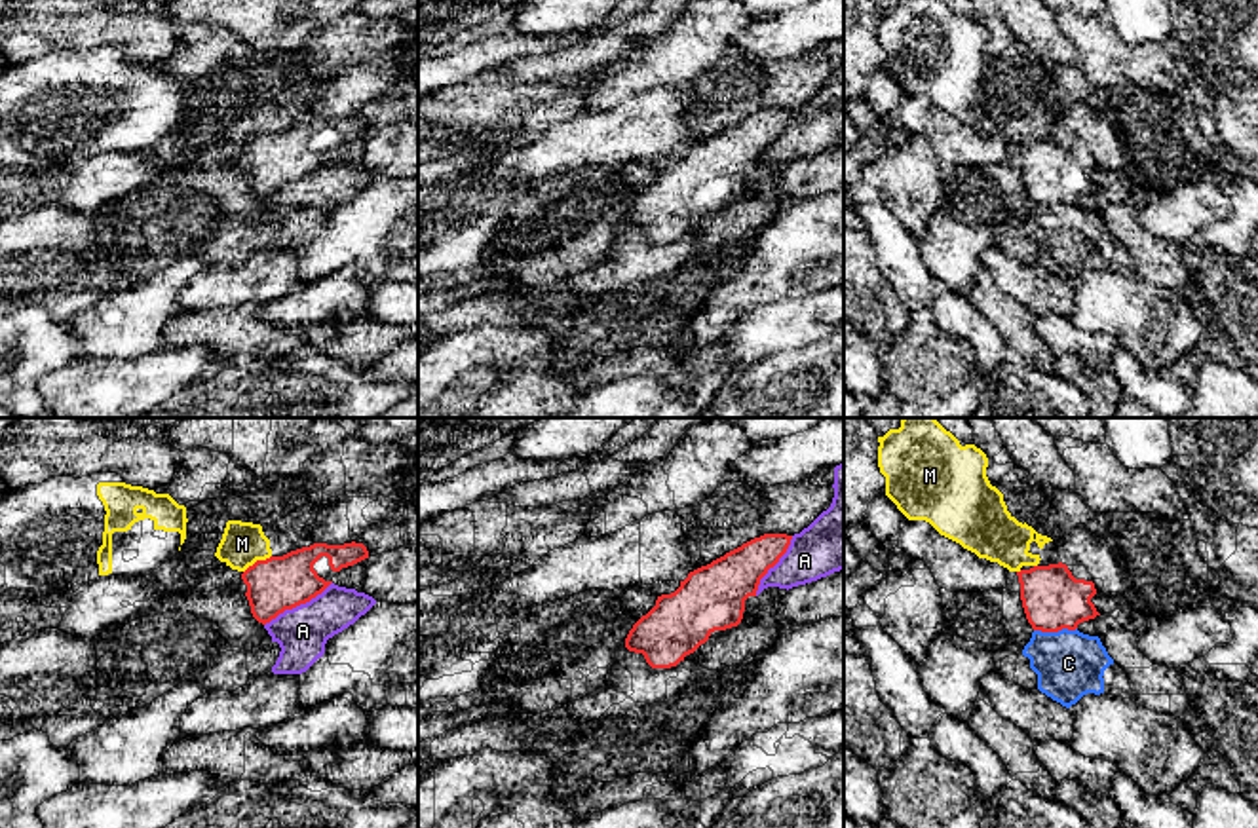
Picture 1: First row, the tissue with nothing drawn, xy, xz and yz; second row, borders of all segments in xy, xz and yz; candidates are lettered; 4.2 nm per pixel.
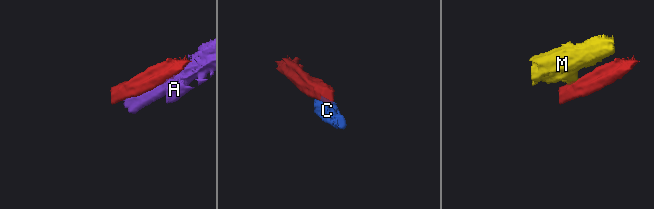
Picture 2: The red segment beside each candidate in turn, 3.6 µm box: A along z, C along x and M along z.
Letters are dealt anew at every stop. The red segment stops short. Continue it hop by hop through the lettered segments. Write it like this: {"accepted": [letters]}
{"accepted": []}

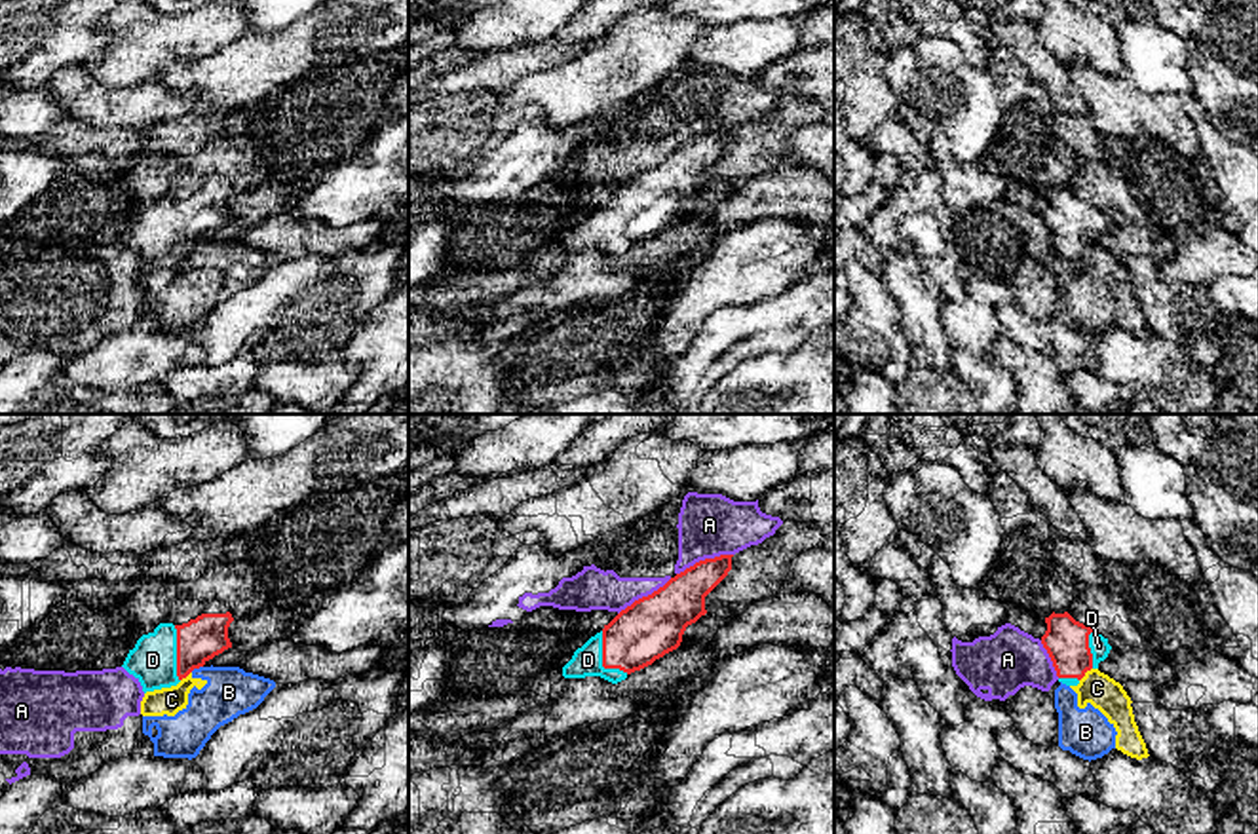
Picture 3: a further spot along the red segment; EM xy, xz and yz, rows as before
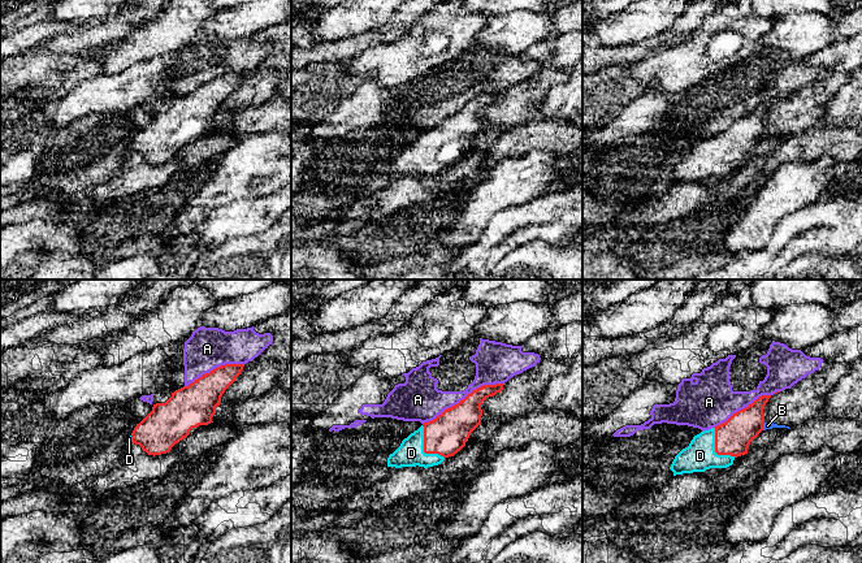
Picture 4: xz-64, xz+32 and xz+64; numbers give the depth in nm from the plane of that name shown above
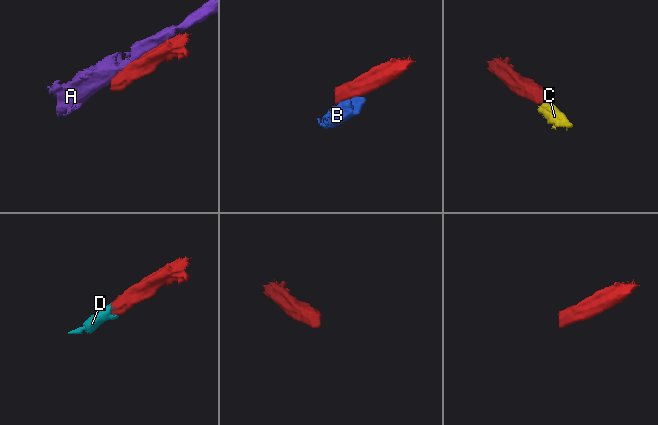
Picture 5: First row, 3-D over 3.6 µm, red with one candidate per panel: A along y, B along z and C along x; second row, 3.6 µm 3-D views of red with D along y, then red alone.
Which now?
{"accepted": ["D"]}

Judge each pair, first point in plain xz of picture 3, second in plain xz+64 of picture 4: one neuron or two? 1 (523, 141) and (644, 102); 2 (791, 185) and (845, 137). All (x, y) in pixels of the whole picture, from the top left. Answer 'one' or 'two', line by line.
1: one
2: one

